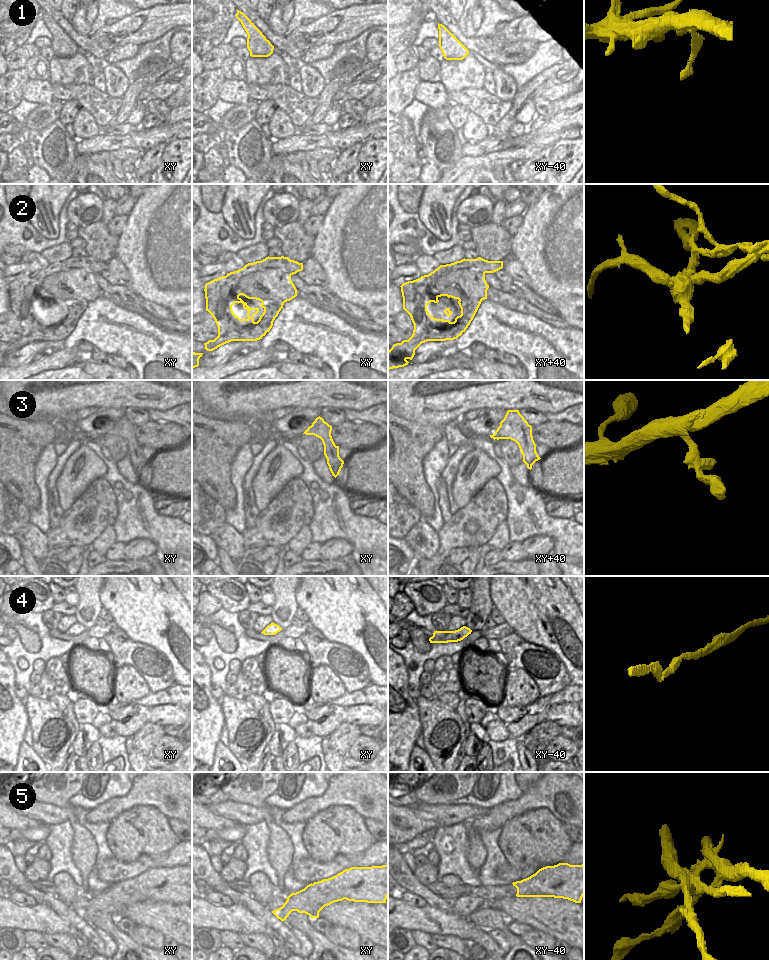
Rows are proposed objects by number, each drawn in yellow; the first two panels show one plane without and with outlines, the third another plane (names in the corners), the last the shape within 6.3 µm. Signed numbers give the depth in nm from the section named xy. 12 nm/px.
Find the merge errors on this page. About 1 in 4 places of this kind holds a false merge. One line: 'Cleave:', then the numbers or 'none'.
Cleave: 2, 5

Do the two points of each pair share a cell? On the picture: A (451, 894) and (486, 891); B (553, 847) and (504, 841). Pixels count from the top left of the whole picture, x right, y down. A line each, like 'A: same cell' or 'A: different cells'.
A: same cell
B: same cell

